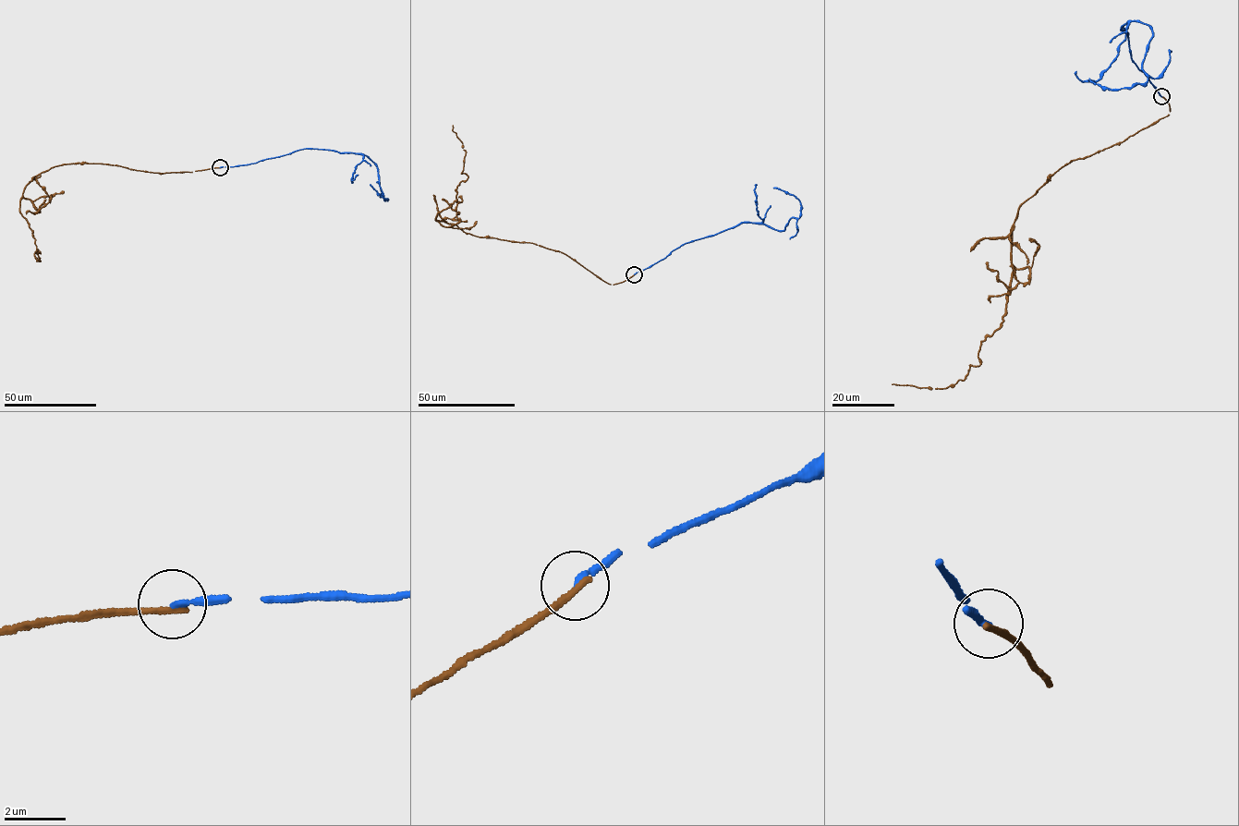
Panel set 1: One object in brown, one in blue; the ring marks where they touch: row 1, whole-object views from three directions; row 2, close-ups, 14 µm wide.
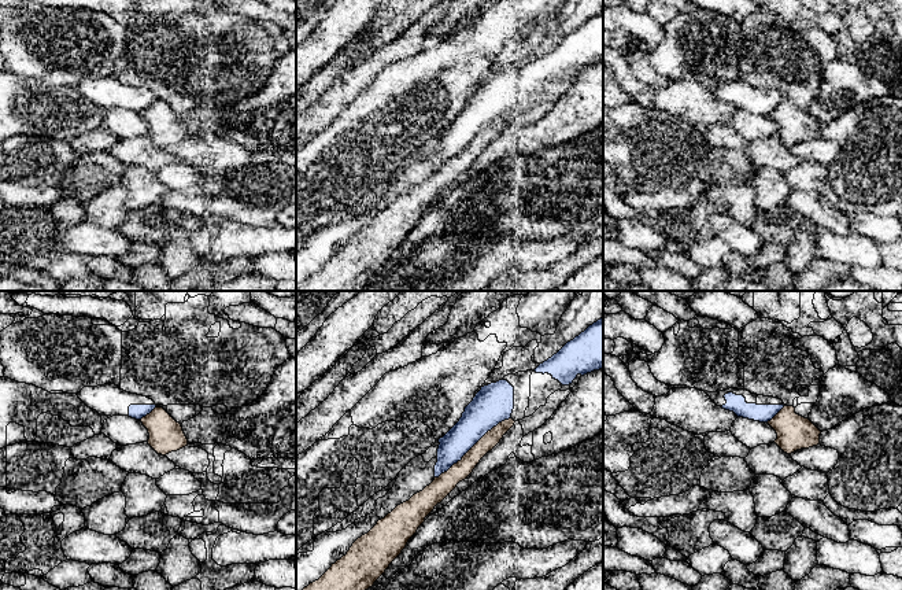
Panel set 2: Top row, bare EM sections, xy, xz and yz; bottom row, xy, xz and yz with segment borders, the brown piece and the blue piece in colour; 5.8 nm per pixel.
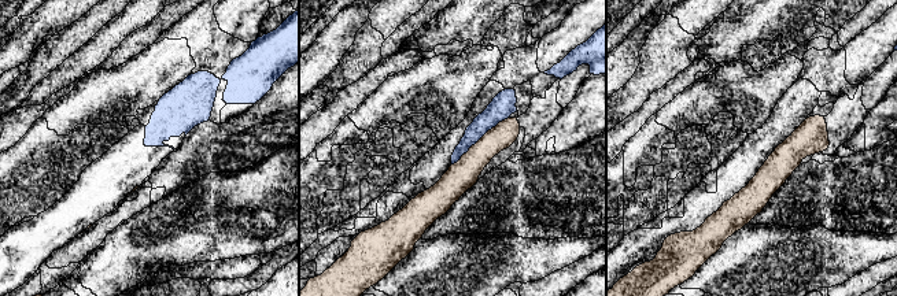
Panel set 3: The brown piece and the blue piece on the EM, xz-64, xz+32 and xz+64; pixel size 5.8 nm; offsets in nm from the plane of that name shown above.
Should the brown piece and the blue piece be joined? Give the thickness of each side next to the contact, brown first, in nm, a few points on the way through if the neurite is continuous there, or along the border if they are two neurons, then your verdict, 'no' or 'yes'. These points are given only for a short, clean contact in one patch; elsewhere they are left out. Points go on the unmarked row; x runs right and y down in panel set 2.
110/200 nm | no

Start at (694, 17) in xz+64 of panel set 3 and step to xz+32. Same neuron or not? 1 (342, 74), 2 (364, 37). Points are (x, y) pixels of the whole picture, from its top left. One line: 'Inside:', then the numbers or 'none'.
Inside: 1, 2

